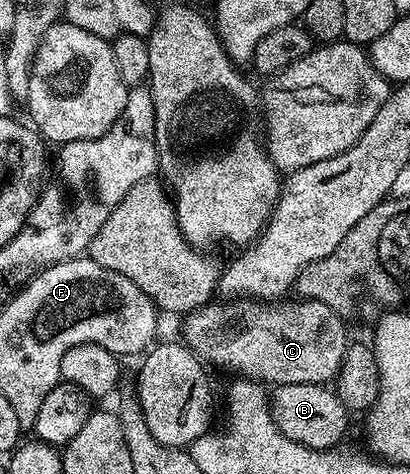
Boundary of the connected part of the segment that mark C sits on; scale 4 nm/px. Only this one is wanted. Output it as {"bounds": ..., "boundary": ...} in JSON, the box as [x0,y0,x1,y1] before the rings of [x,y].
{"bounds":[183,298,350,386],"boundary":[[[304,298],[299,303],[300,324],[292,324],[291,314],[276,308],[280,306],[264,306],[259,312],[256,309],[259,307],[248,304],[220,307],[212,302],[187,313],[183,339],[205,361],[234,368],[240,371],[241,377],[259,378],[268,386],[327,385],[339,377],[348,353],[350,337],[344,329],[345,321],[337,312],[330,310],[330,306],[317,300]]]}

